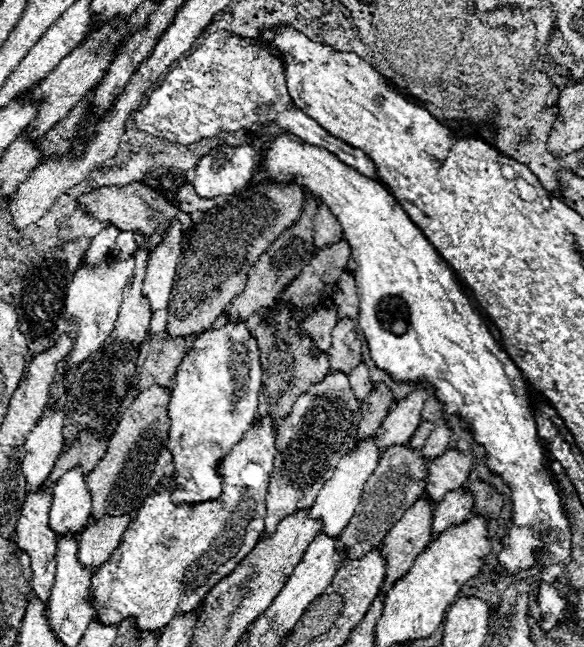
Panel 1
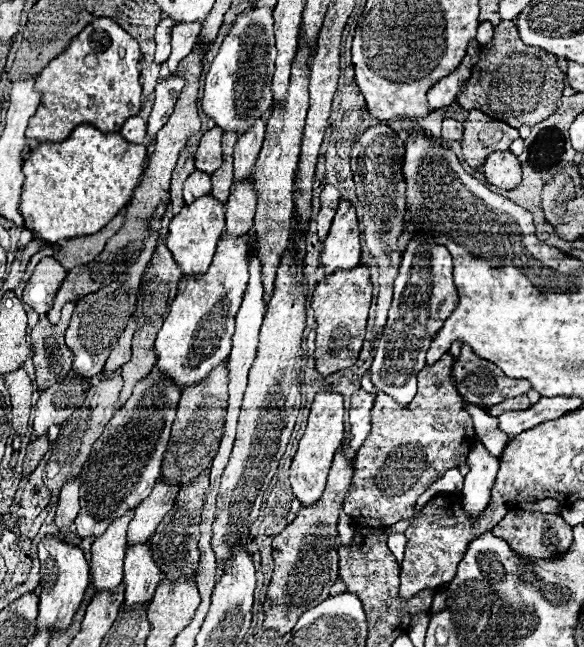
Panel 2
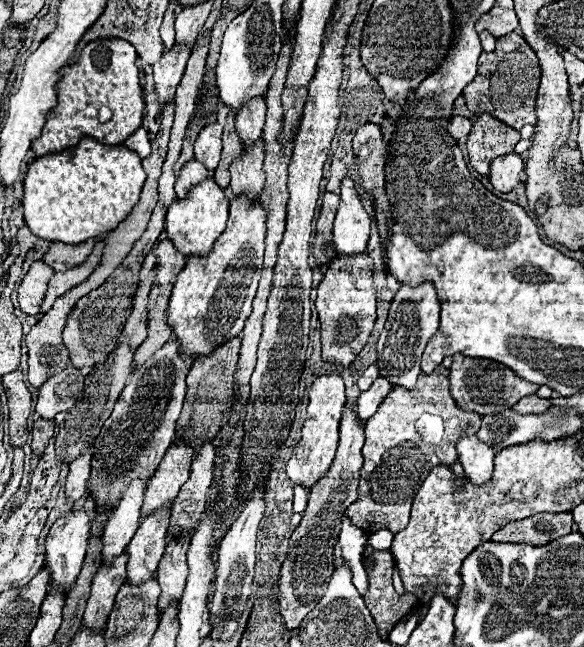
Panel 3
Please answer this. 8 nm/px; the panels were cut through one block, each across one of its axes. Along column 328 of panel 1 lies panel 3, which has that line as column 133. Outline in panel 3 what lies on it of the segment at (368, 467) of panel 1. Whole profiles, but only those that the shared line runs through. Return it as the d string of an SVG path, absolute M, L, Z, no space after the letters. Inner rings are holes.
M144 478L132 480L116 506L116 512L110 516L104 528L104 536L102 536L102 542L104 542L102 558L106 562L118 556L120 552L124 552L134 532L138 530L142 522L140 510L142 510L142 498L144 498L146 488L148 488L148 482Z

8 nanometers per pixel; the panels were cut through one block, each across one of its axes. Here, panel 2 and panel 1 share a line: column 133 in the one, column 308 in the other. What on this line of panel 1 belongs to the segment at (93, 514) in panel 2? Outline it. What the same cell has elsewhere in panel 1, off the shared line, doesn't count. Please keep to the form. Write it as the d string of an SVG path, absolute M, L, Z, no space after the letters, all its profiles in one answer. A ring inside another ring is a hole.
M342 372L336 374L326 374L324 380L316 386L310 388L308 394L302 394L296 404L292 406L290 414L282 420L278 426L276 434L276 456L274 456L274 468L270 476L270 486L268 486L268 496L266 496L266 530L262 536L274 536L276 526L284 516L290 516L298 512L300 508L312 508L320 488L324 488L324 482L330 480L334 474L336 464L340 462L340 456L348 454L348 450L354 448L356 444L356 432L358 432L358 422L360 422L360 402L356 400L354 392L350 390L348 376Z

